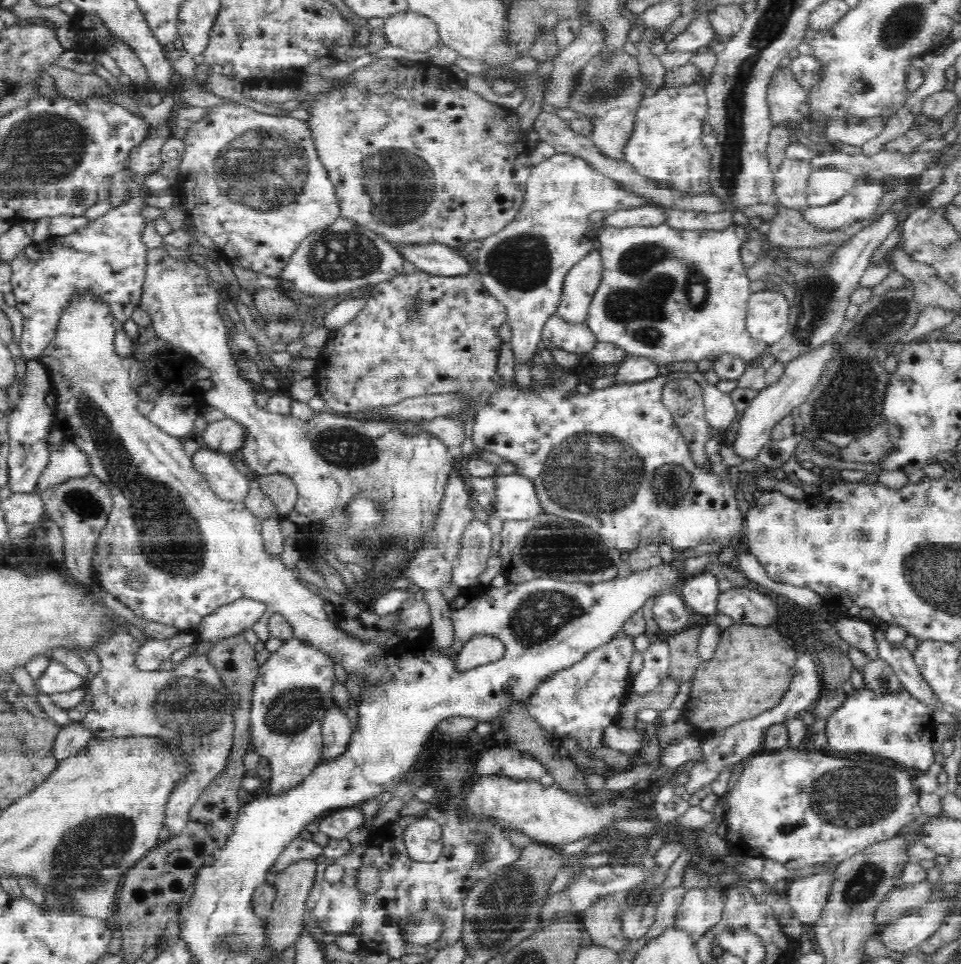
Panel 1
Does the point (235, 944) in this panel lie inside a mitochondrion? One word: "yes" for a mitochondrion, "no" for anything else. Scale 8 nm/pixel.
yes

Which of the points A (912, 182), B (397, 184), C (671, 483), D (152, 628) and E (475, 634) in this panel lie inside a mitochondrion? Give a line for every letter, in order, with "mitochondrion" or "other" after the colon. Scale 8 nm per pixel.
A: other
B: mitochondrion
C: mitochondrion
D: other
E: other

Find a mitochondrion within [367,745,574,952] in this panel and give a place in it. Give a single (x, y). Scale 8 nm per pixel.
(503, 905)

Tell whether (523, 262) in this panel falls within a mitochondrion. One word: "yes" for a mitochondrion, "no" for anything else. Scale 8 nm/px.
yes

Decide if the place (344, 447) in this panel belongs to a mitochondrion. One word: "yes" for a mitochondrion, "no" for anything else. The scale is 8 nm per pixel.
yes

